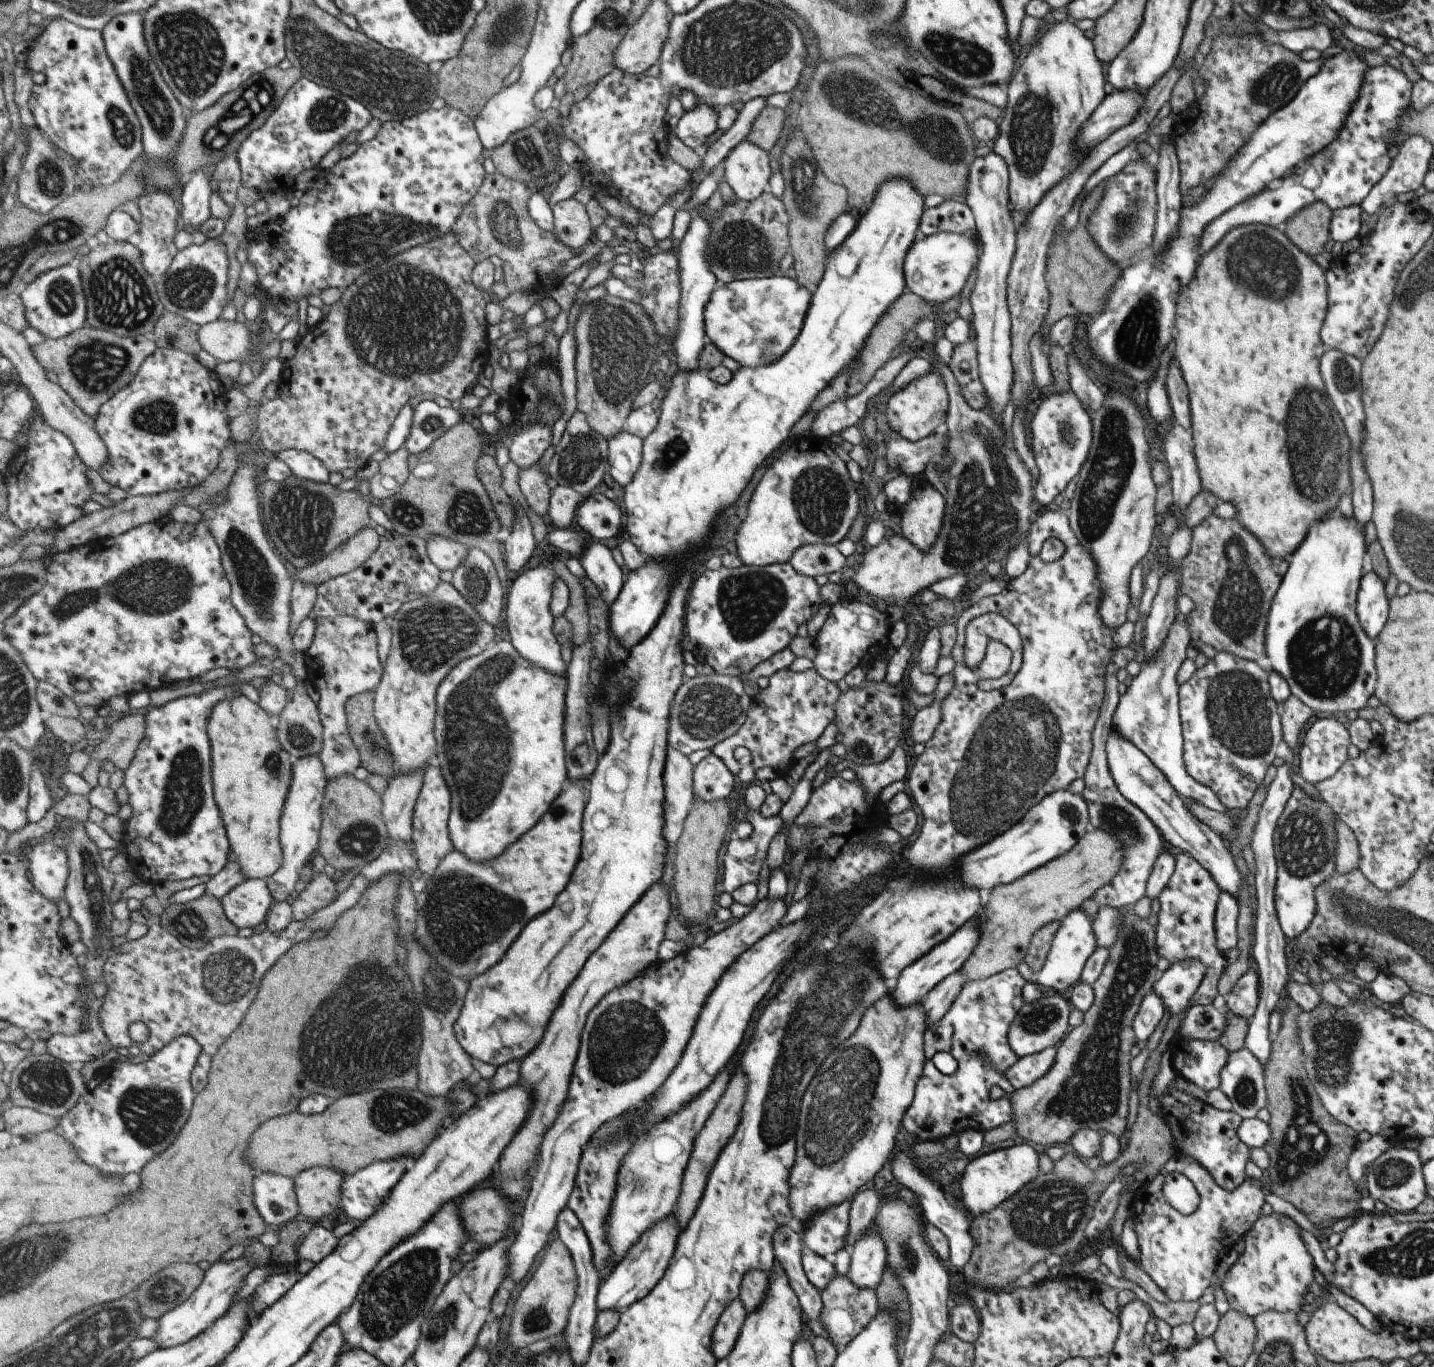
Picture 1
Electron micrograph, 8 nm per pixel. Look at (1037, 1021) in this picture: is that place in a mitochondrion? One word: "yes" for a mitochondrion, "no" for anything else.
yes

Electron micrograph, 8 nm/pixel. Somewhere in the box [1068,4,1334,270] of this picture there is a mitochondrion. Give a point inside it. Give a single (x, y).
(1274, 85)

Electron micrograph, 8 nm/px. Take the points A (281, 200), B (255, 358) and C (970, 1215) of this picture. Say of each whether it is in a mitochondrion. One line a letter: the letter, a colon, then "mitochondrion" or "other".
A: other
B: other
C: other

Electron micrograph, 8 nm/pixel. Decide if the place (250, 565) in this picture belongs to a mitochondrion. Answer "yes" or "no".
yes

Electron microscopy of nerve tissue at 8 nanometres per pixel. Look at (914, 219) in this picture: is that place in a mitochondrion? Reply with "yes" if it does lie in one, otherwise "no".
no

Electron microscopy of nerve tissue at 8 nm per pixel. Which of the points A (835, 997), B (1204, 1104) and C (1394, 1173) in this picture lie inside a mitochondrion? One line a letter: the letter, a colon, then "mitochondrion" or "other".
A: mitochondrion
B: other
C: mitochondrion

